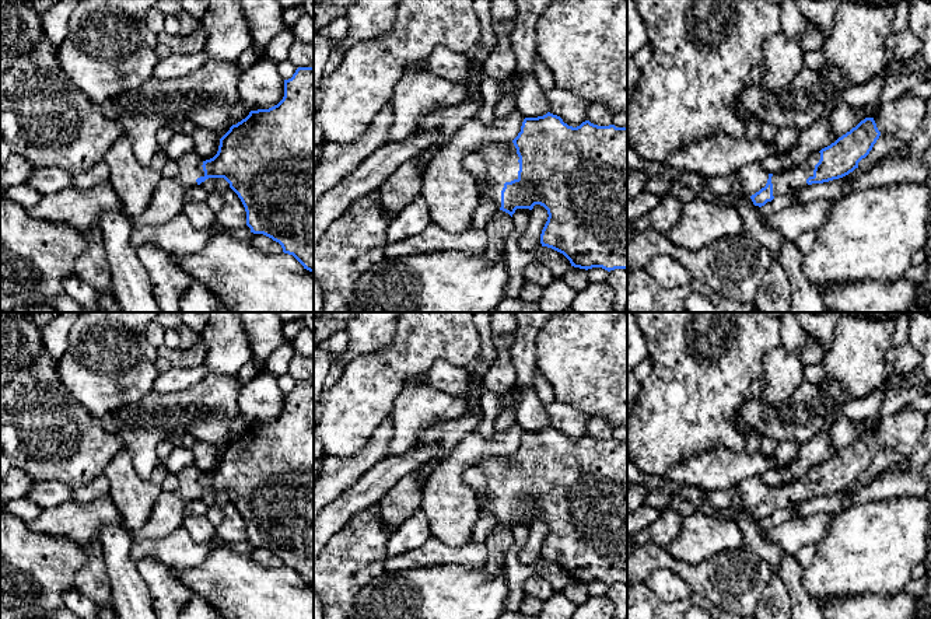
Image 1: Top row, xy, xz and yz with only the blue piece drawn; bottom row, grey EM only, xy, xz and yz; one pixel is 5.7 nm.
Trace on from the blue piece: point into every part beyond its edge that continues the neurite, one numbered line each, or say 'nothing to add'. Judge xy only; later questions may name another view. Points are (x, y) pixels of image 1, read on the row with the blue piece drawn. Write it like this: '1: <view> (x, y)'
1: xy (167, 199)

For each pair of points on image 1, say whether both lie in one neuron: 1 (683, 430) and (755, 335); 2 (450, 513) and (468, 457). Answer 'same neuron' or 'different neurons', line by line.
1: same neuron
2: same neuron

